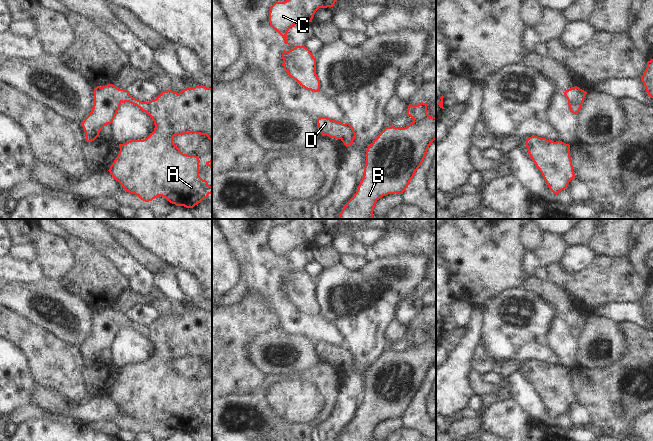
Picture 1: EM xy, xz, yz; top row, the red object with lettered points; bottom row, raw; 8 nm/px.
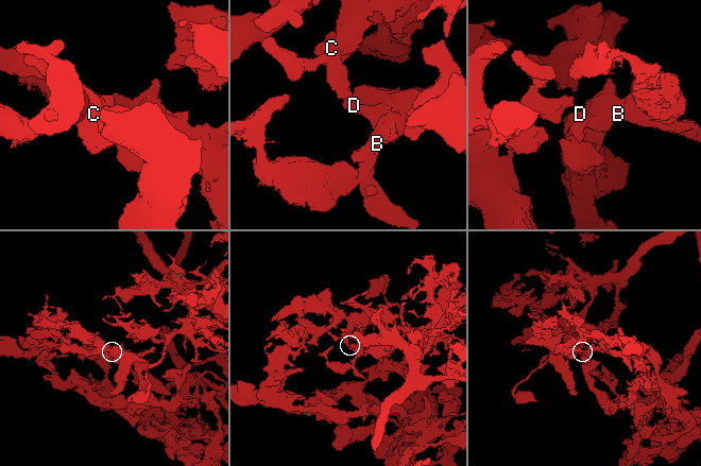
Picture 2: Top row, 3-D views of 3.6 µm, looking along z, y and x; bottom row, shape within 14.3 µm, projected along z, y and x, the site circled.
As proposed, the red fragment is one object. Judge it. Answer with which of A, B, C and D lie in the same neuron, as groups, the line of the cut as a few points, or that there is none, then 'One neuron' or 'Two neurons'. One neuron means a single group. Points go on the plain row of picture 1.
Groups: A B C D. No split. One neuron.

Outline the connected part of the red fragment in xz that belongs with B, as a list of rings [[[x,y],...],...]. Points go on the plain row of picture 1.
[[[426,327],[409,328],[407,339],[413,346],[404,352],[386,351],[366,374],[364,399],[354,420],[339,441],[373,441],[376,426],[388,418],[403,418],[436,363],[436,341],[427,338]]]

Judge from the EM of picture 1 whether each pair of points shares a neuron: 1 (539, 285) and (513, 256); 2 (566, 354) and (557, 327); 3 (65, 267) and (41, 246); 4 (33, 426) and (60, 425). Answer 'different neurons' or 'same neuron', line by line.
1: different neurons
2: same neuron
3: same neuron
4: same neuron

